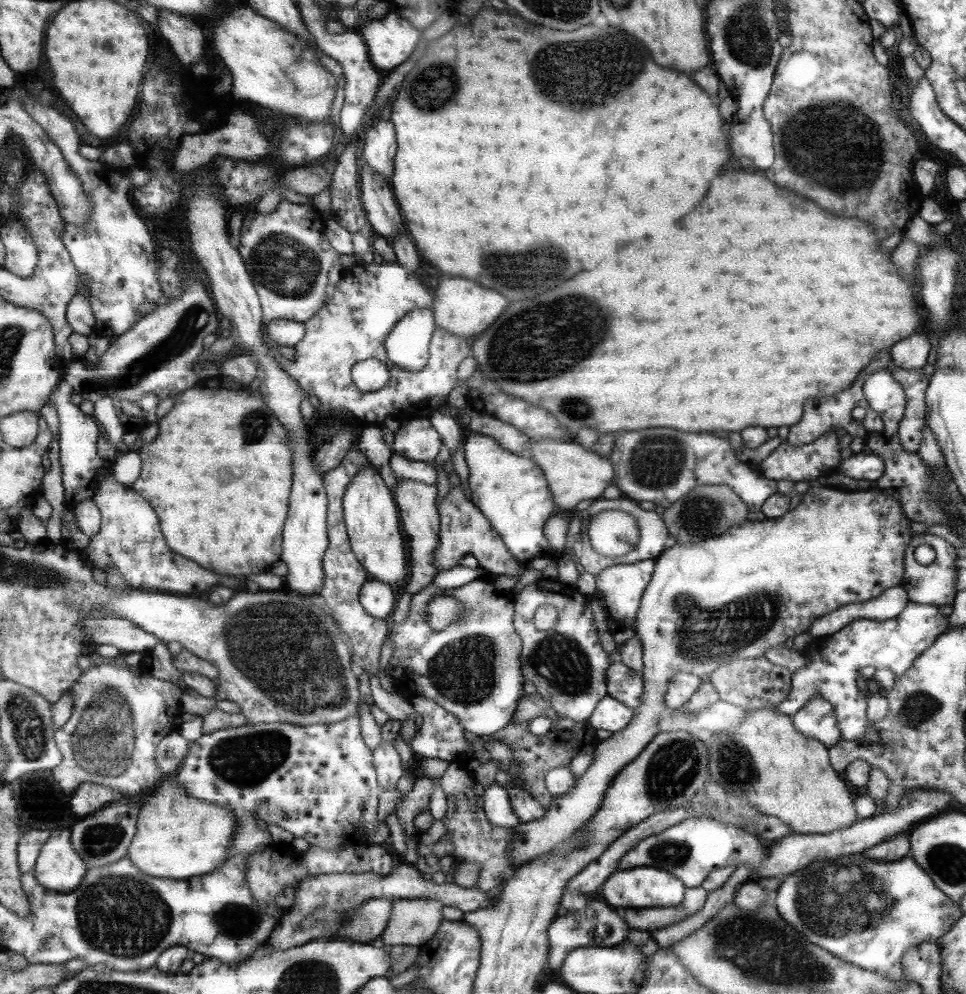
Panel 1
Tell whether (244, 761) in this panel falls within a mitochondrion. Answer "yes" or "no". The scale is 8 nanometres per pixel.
yes

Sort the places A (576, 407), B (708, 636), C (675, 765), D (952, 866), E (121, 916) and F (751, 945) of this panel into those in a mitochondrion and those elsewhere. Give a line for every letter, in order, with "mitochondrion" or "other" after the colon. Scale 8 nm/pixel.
A: mitochondrion
B: mitochondrion
C: mitochondrion
D: mitochondrion
E: mitochondrion
F: mitochondrion

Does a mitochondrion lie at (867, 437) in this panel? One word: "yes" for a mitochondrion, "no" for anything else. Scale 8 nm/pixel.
no

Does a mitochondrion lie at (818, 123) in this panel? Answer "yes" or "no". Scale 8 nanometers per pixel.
yes

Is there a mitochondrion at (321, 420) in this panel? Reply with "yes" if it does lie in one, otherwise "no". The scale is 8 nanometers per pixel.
no

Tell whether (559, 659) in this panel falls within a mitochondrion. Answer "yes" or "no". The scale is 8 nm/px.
yes

